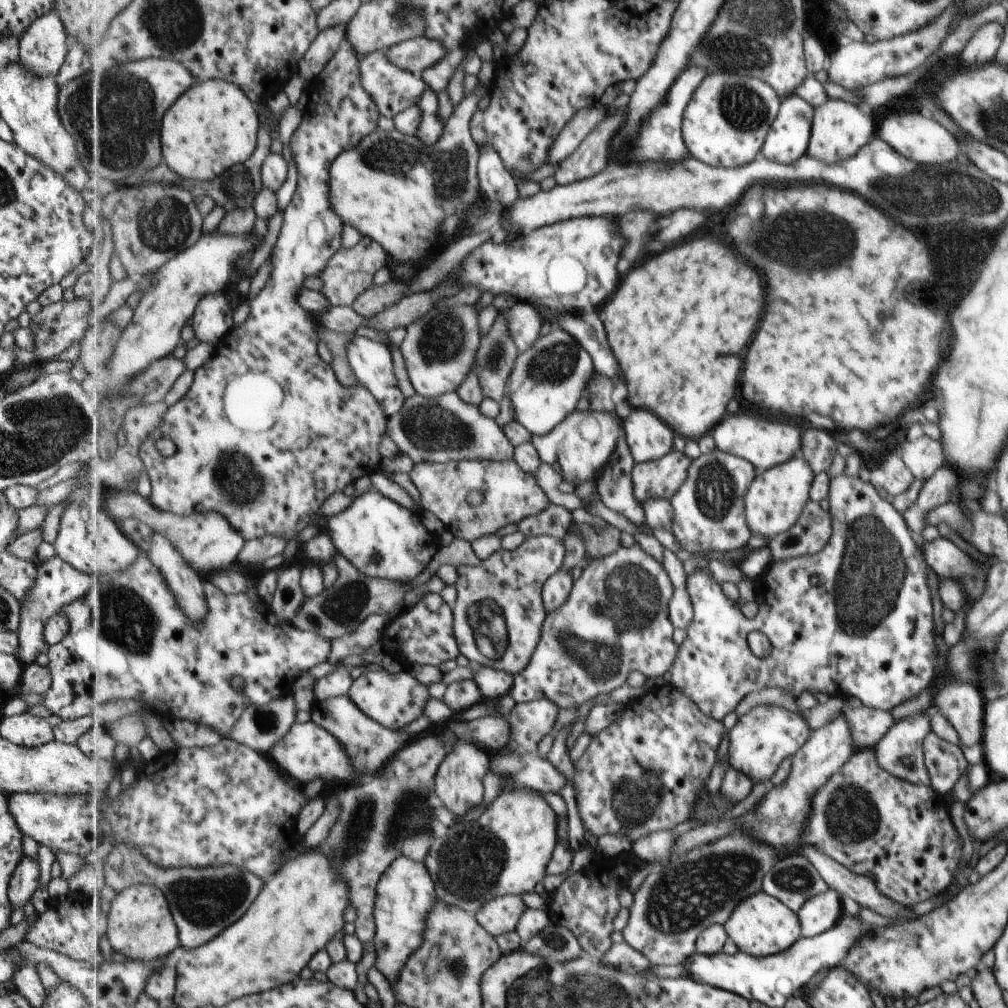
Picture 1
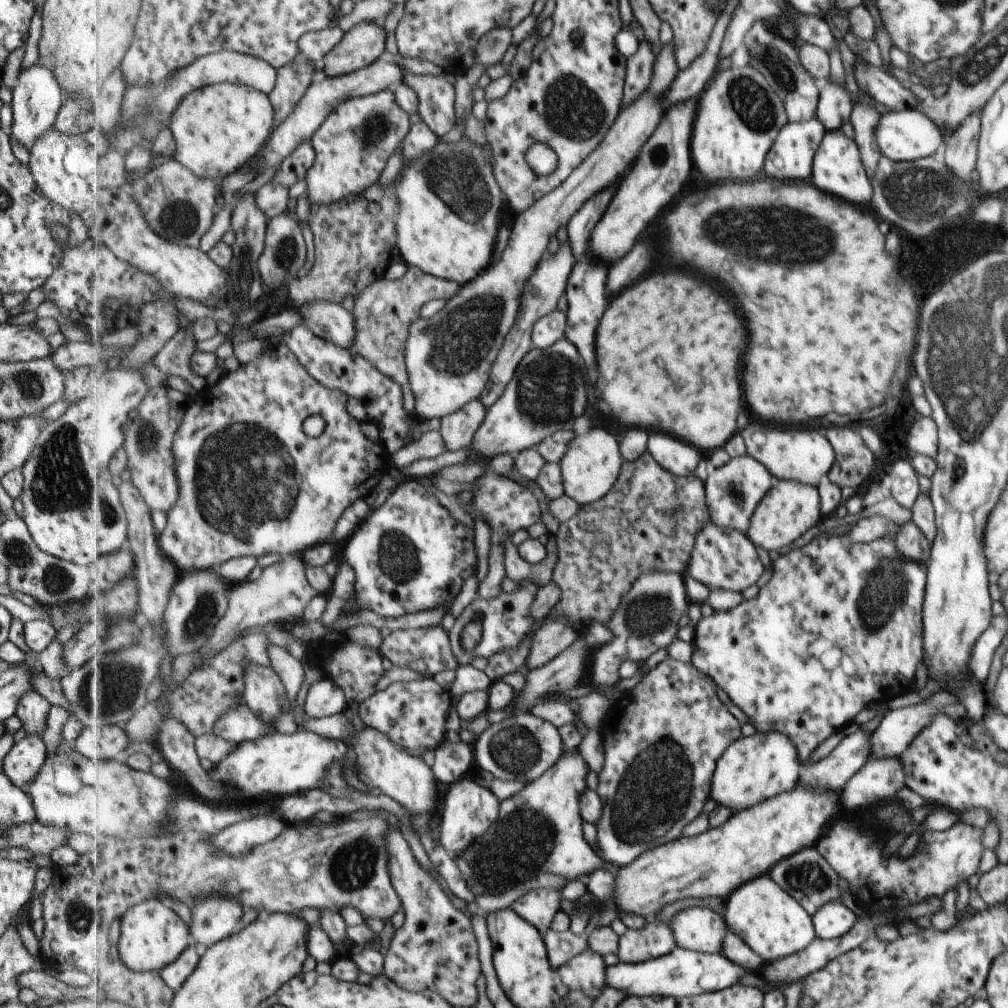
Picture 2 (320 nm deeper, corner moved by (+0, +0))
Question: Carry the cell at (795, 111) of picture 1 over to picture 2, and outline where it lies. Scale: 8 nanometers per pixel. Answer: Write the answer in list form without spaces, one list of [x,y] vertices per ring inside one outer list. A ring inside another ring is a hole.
[[[816,117],[807,122],[787,122],[786,126],[777,132],[771,148],[765,154],[761,175],[778,180],[808,181],[811,175],[812,159],[823,134],[823,126]]]

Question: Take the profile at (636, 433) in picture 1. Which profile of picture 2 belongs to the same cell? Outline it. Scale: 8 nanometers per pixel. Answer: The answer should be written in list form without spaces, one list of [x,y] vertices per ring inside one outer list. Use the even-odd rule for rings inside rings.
[[[669,434],[649,436],[647,451],[675,476],[690,476],[703,460],[699,450]]]

